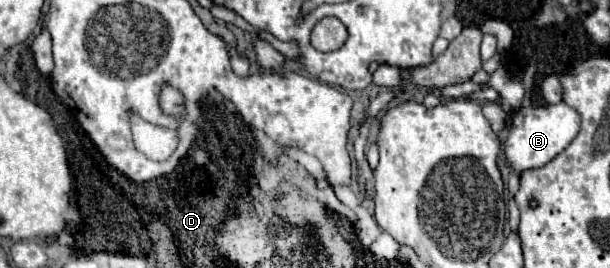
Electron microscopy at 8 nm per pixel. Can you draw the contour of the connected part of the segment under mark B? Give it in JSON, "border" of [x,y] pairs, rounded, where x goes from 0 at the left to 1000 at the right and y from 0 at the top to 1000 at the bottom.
{"border":[[[925,377],[915,392],[892,399],[852,399],[843,414],[833,459],[833,511],[826,526],[826,593],[836,631],[856,653],[866,631],[882,631],[902,608],[915,571],[921,571],[948,496],[948,422],[934,407]]]}

